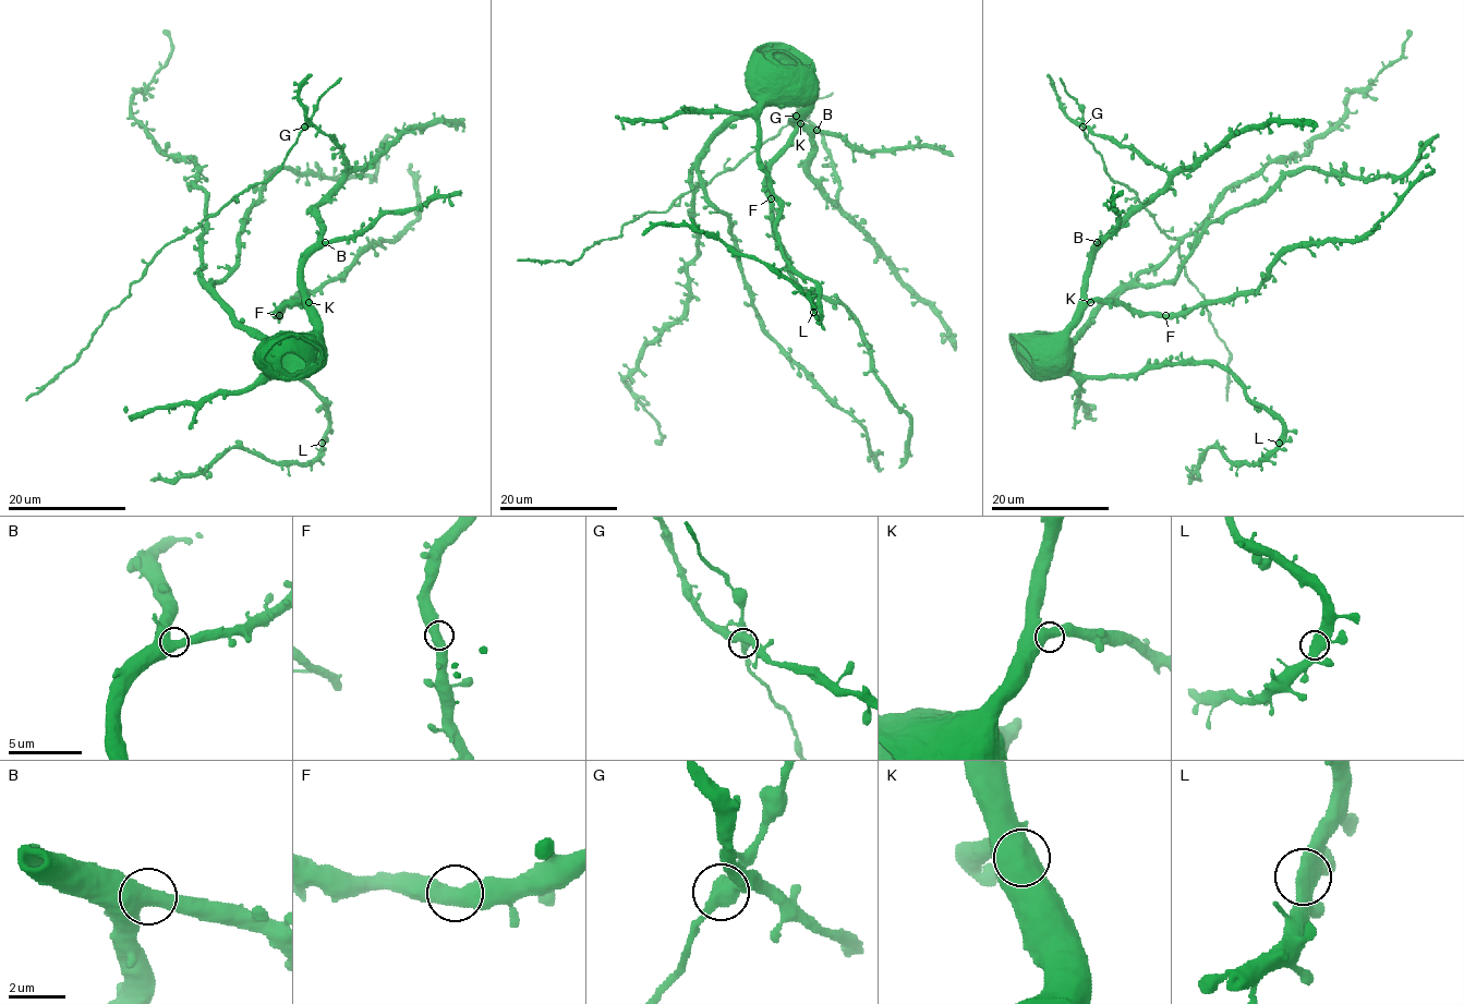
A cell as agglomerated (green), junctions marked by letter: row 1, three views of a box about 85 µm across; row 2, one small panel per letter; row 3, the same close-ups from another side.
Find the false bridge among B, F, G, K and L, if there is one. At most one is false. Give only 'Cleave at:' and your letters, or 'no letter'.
Cleave at: no letter

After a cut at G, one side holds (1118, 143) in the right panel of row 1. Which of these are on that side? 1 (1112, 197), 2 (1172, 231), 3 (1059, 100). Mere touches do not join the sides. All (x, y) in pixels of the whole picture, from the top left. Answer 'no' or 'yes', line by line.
1: yes
2: no
3: yes

